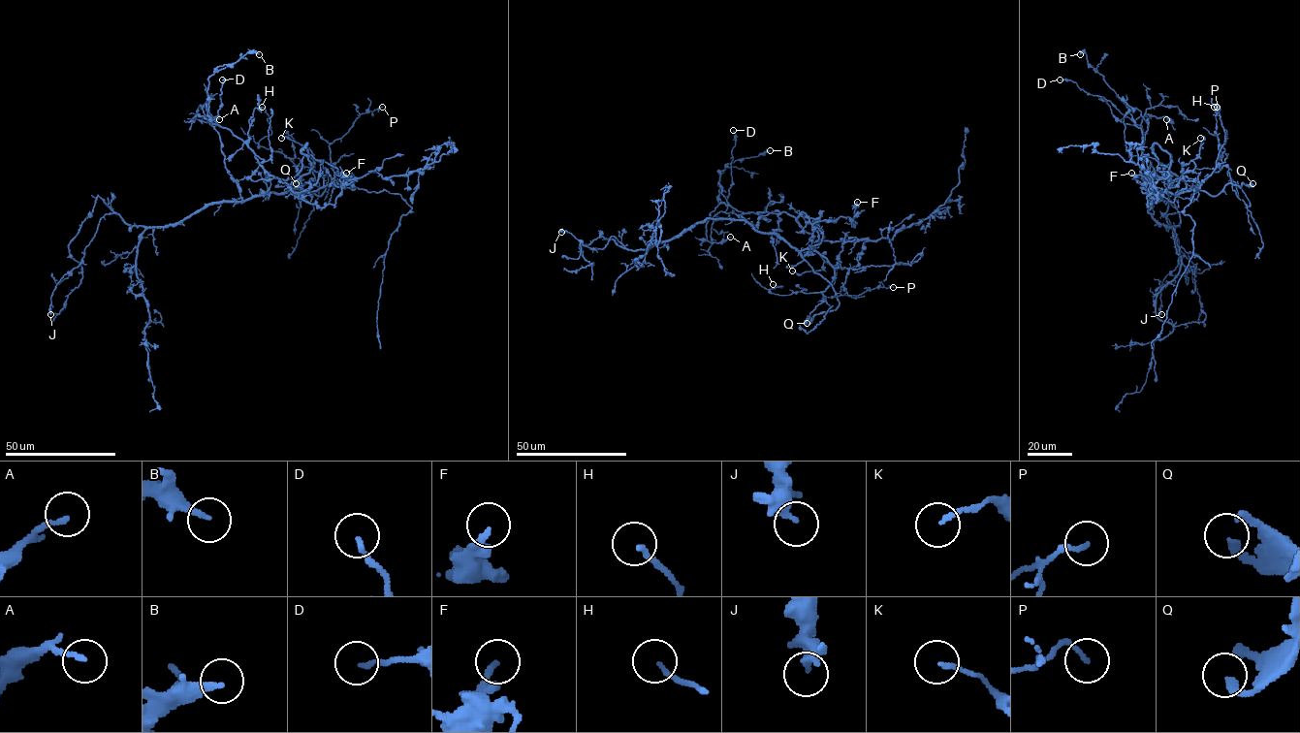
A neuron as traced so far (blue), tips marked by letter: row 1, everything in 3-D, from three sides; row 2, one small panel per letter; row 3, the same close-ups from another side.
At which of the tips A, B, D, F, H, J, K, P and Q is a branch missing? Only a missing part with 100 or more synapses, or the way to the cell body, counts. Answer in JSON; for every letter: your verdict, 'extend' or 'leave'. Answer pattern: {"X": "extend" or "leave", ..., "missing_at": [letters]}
{"A": "leave", "B": "leave", "D": "leave", "F": "leave", "H": "leave", "J": "leave", "K": "leave", "P": "leave", "Q": "extend", "missing_at": ["Q"]}

